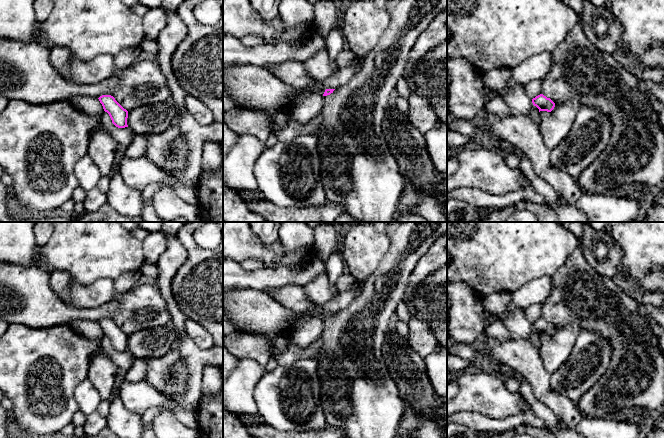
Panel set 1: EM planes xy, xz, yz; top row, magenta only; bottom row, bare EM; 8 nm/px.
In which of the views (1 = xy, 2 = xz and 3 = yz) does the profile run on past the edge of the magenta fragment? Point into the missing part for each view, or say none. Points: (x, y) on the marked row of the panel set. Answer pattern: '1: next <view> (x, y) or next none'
1: next none
2: next none
3: next none

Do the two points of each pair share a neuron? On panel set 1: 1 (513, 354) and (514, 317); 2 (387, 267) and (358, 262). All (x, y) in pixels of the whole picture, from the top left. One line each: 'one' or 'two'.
1: two
2: two

